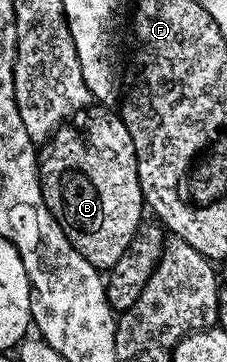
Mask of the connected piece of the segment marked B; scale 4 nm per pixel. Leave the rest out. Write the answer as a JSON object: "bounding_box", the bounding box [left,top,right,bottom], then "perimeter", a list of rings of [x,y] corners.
{"bounding_box":[38,111,146,271],"perimeter":[[[116,111],[91,113],[87,114],[88,126],[84,129],[84,137],[80,137],[76,129],[61,127],[48,138],[39,150],[38,168],[42,199],[62,227],[66,239],[70,239],[78,255],[86,258],[95,269],[107,271],[114,267],[114,263],[118,263],[118,259],[122,259],[122,255],[130,247],[138,227],[145,220],[146,206],[138,179],[134,139],[130,139],[130,131],[126,131],[123,117]]]}

